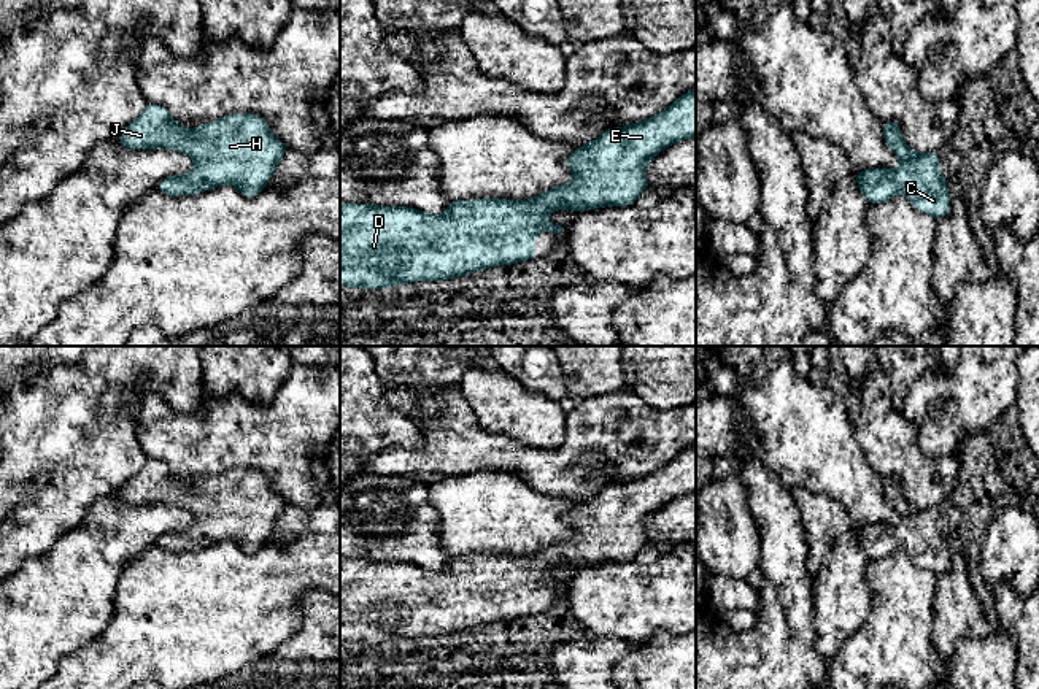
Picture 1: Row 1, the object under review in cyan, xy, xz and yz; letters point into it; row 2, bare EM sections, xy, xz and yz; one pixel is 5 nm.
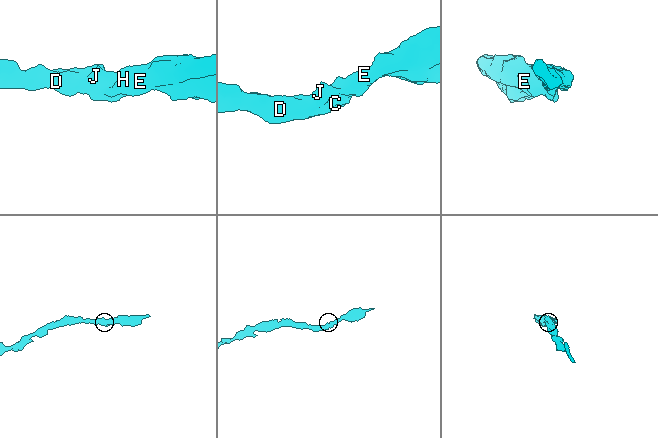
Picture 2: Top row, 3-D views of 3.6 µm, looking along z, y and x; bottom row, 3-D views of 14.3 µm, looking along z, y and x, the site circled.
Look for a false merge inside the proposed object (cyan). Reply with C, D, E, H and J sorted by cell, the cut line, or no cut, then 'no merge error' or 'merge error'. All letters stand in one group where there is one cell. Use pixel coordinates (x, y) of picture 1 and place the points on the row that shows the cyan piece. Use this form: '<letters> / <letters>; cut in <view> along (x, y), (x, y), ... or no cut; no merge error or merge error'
C D E H J; no cut; no merge error

